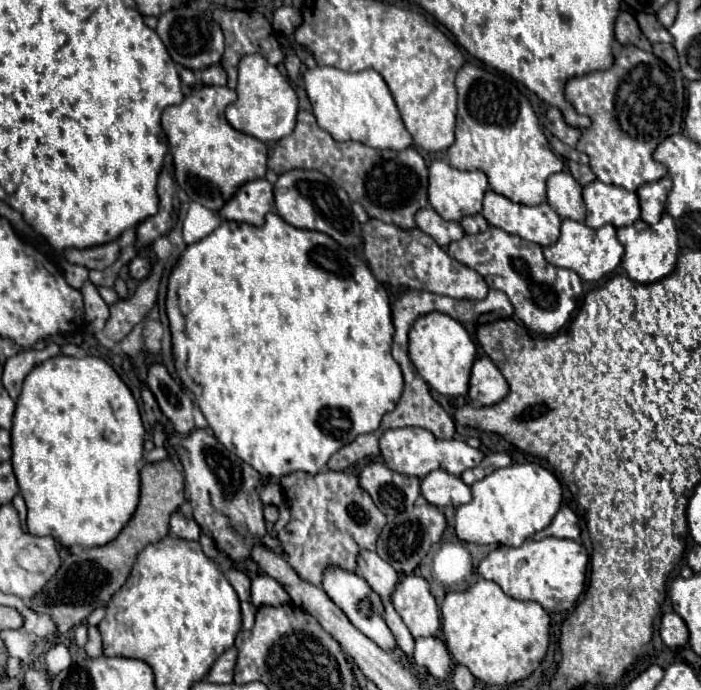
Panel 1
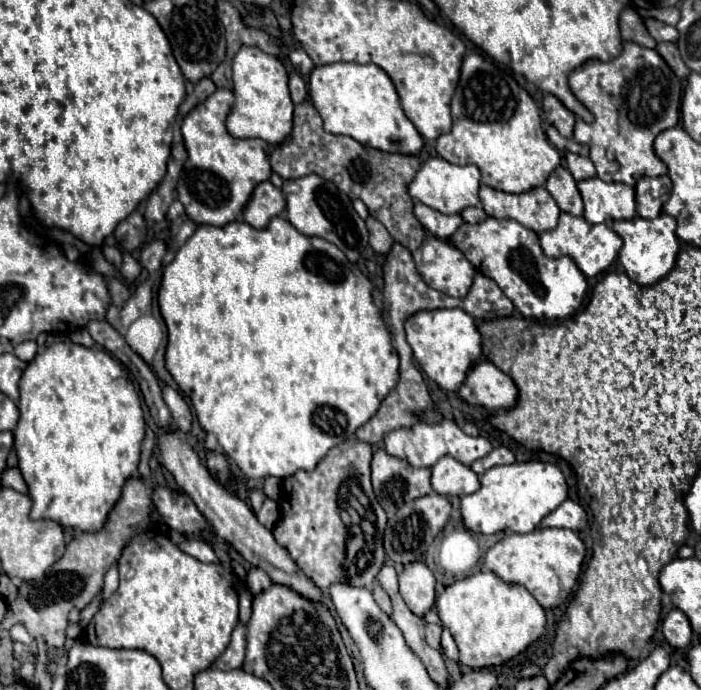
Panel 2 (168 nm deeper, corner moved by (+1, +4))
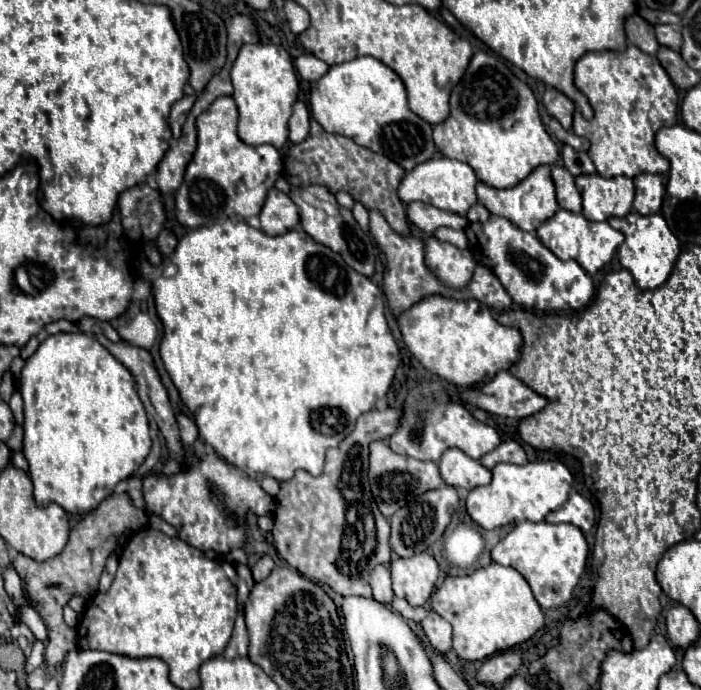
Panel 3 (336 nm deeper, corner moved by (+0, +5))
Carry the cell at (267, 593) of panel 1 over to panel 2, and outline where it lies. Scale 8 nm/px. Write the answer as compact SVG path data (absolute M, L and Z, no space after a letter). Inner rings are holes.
M253 567L251 571L249 571L249 575L247 575L247 587L249 587L249 591L253 593L253 595L257 595L259 591L265 591L267 587L271 587L271 577L263 571L263 569L257 569L257 567Z

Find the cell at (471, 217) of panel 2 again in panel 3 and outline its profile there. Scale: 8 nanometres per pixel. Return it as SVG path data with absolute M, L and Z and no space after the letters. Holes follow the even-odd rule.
M474 204L468 211L466 217L469 222L486 222L490 216L490 212L482 206L482 204Z

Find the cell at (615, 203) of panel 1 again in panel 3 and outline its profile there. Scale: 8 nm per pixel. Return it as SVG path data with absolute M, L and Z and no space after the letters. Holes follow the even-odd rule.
M582 174L580 178L576 178L576 188L582 194L582 212L592 222L602 222L610 216L626 216L632 210L634 184L626 176L602 178L600 174Z

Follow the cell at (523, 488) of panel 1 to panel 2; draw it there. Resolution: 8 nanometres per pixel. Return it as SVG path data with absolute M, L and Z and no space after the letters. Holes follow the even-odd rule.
M543 461L497 465L487 469L481 477L481 489L461 497L463 523L473 533L493 535L499 531L507 533L529 533L537 529L541 519L555 511L567 499L567 483L559 467Z

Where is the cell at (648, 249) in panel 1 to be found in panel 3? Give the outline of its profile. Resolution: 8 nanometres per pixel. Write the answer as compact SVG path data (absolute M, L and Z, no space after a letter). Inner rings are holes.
M632 210L624 218L610 218L608 224L624 234L624 242L618 248L618 258L620 258L620 264L632 274L636 284L648 290L654 290L660 284L664 284L680 254L678 238L670 232L666 220L660 214L642 216L642 214L636 214L636 210Z

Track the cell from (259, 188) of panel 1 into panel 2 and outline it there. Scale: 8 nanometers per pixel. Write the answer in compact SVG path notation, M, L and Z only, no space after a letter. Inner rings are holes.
M263 181L253 189L243 209L243 219L255 229L265 229L269 219L281 215L283 209L285 209L283 193L271 181Z

